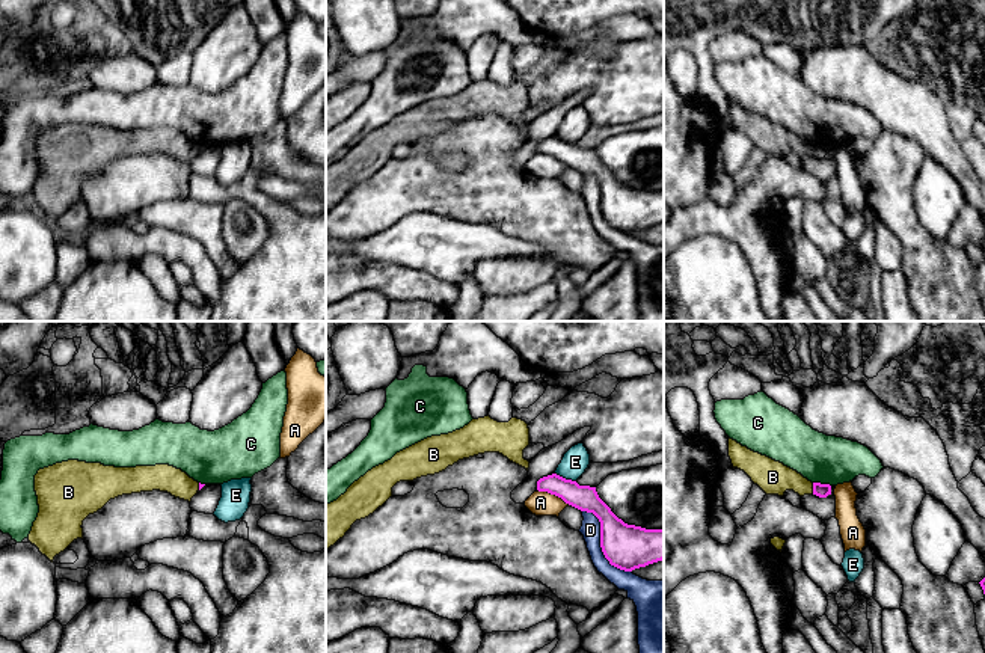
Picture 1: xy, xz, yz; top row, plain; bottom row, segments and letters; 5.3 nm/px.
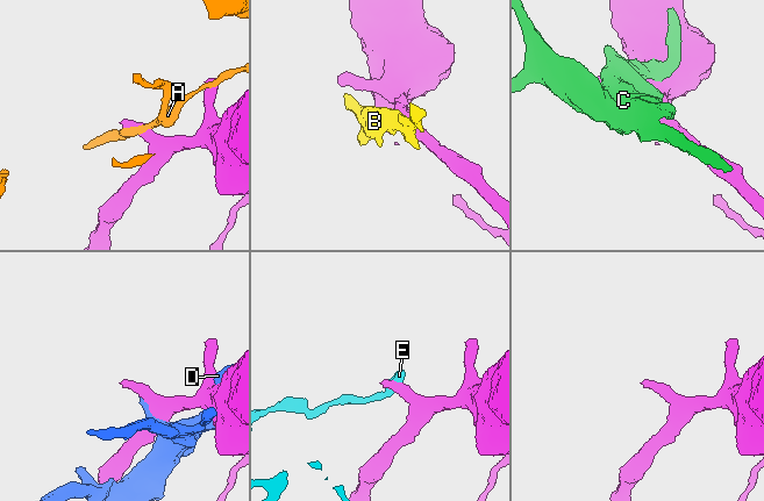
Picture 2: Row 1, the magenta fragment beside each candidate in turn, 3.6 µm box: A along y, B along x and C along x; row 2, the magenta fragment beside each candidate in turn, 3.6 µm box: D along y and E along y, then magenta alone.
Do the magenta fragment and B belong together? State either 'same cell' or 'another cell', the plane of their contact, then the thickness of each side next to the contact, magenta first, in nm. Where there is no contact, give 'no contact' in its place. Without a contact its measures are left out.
another cell; contact in yz; calibres 80 and 180 nm

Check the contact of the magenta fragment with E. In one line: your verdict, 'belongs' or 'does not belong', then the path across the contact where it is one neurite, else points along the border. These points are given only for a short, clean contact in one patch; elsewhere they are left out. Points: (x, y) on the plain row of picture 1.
does not belong; border along xz (555, 134), (575, 144)

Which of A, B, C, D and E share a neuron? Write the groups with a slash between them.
A / B / C / D / E

